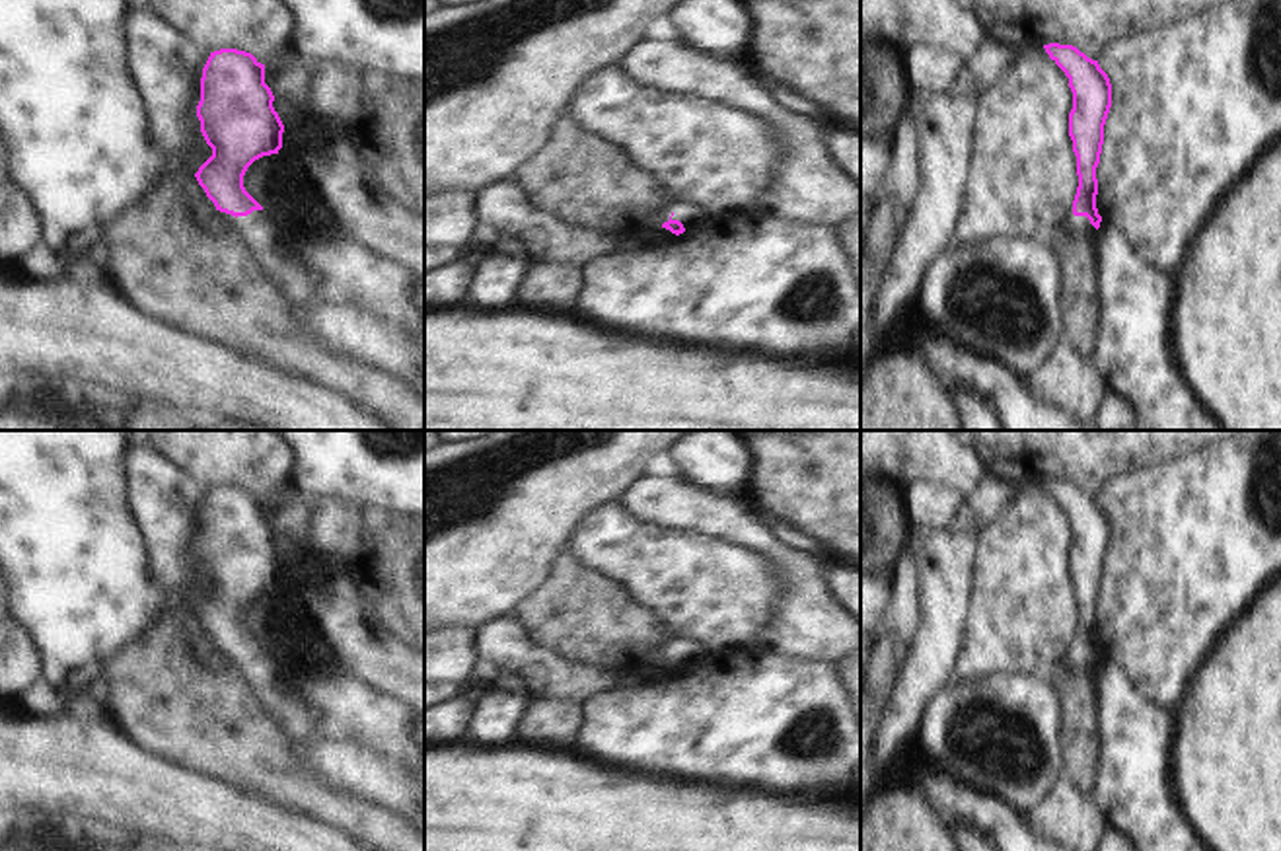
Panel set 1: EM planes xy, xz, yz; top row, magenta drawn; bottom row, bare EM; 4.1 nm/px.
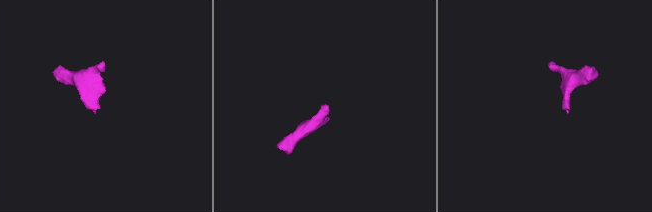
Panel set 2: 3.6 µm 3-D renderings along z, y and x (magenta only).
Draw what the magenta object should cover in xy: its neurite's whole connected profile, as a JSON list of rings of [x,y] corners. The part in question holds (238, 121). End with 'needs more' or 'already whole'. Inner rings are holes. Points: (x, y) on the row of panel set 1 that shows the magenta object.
[[[220,49],[210,53],[201,78],[201,101],[197,117],[212,156],[195,173],[206,197],[216,210],[232,214],[241,226],[241,236],[255,261],[269,280],[274,280],[284,292],[298,323],[310,339],[345,358],[362,360],[407,384],[424,399],[424,317],[419,327],[407,319],[391,319],[376,308],[360,306],[352,300],[337,304],[325,292],[325,273],[310,263],[280,226],[263,210],[263,206],[245,191],[243,175],[247,167],[282,148],[284,125],[273,107],[274,95],[265,84],[265,64],[251,53],[238,49]]] | needs more

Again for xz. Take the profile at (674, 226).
[[[681,204],[681,206],[674,208],[674,214],[670,216],[668,222],[662,224],[662,228],[679,236],[679,234],[691,230],[705,216],[707,216],[707,212],[701,210],[697,204]]] | needs more

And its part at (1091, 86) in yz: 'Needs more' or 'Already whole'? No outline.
Needs more

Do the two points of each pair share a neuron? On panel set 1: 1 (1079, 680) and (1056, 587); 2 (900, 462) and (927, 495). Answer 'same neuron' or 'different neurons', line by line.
1: different neurons
2: different neurons

